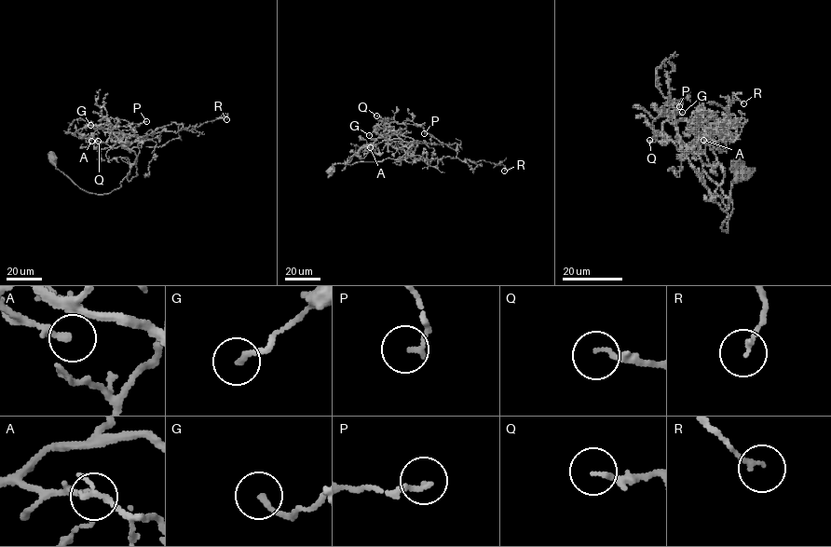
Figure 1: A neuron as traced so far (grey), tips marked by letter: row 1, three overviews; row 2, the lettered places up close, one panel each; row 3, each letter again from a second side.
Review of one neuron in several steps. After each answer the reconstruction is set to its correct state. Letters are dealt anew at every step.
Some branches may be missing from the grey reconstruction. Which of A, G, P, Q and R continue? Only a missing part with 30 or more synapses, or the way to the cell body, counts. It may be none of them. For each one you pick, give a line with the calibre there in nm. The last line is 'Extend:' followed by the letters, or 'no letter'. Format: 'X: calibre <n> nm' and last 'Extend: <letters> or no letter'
Extend: no letter

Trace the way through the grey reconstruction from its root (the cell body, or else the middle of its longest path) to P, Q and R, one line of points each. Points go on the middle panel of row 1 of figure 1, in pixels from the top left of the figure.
P: (331, 170), (338, 163), (388, 158), (400, 161), (415, 141), (389, 131), (391, 122), (421, 125), (424, 133)
Q: (331, 170), (338, 163), (353, 164), (388, 158), (400, 161), (415, 141), (388, 130), (393, 120), (376, 116)
R: (331, 170), (338, 163), (400, 161), (415, 143), (401, 135), (401, 149), (427, 159), (484, 160), (504, 170)

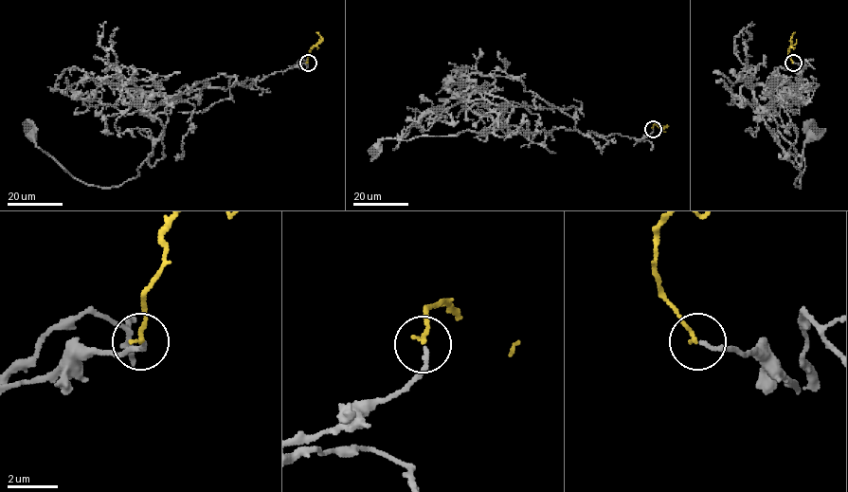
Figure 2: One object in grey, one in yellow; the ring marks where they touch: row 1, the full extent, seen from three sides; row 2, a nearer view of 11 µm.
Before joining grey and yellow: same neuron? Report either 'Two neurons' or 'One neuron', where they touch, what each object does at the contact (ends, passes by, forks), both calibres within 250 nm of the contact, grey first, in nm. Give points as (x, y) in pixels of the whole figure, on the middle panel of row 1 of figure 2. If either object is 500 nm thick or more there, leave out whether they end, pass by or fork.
One neuron. Place: (653, 129). At the ring grey ends. At the ring yellow ends. Thickness 160 nm (grey) against 170 nm

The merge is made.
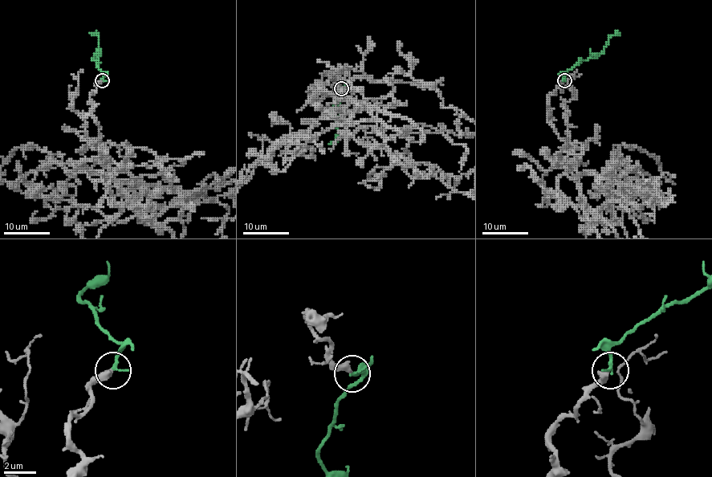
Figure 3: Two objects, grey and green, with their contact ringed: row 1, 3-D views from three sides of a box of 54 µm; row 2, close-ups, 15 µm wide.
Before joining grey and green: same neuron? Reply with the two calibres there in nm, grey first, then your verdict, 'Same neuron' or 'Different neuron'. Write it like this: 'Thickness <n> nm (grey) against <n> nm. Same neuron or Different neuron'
Thickness 400 nm (grey) against 240 nm. Same neuron

